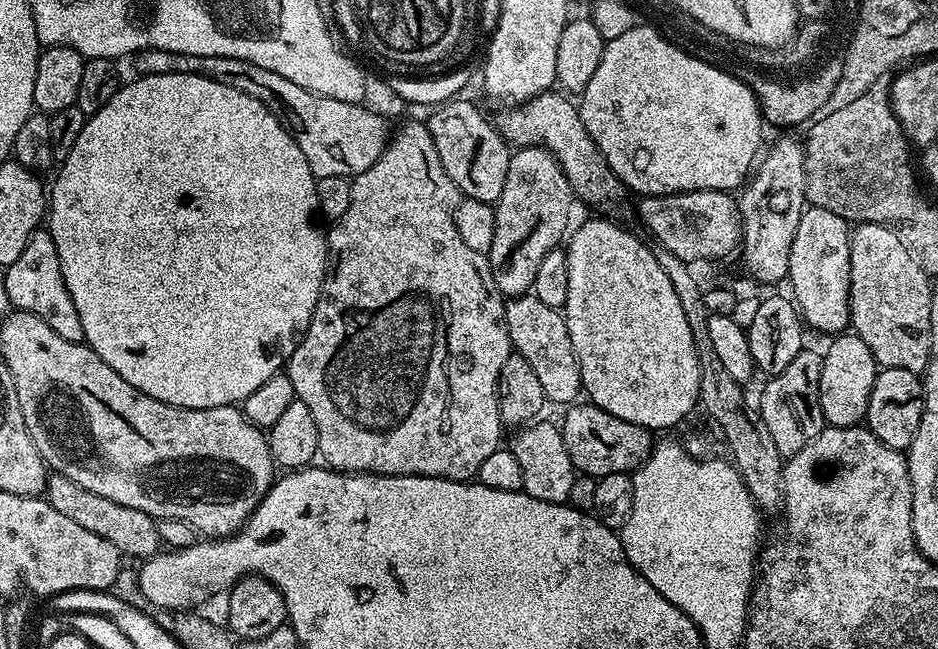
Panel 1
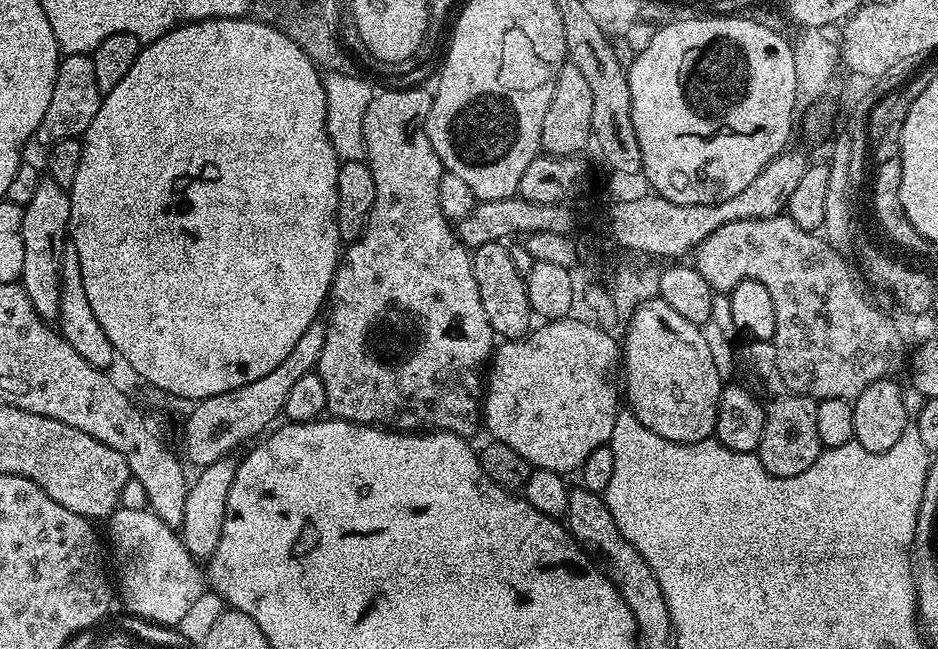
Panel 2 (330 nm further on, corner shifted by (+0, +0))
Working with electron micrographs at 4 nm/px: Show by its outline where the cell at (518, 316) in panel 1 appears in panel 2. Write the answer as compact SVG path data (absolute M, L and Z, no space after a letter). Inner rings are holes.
M498 240L486 242L472 252L472 265L474 282L478 282L478 294L482 294L482 310L486 310L493 333L504 340L519 340L527 336L533 327L534 313L525 277L520 276L514 266L511 247Z

